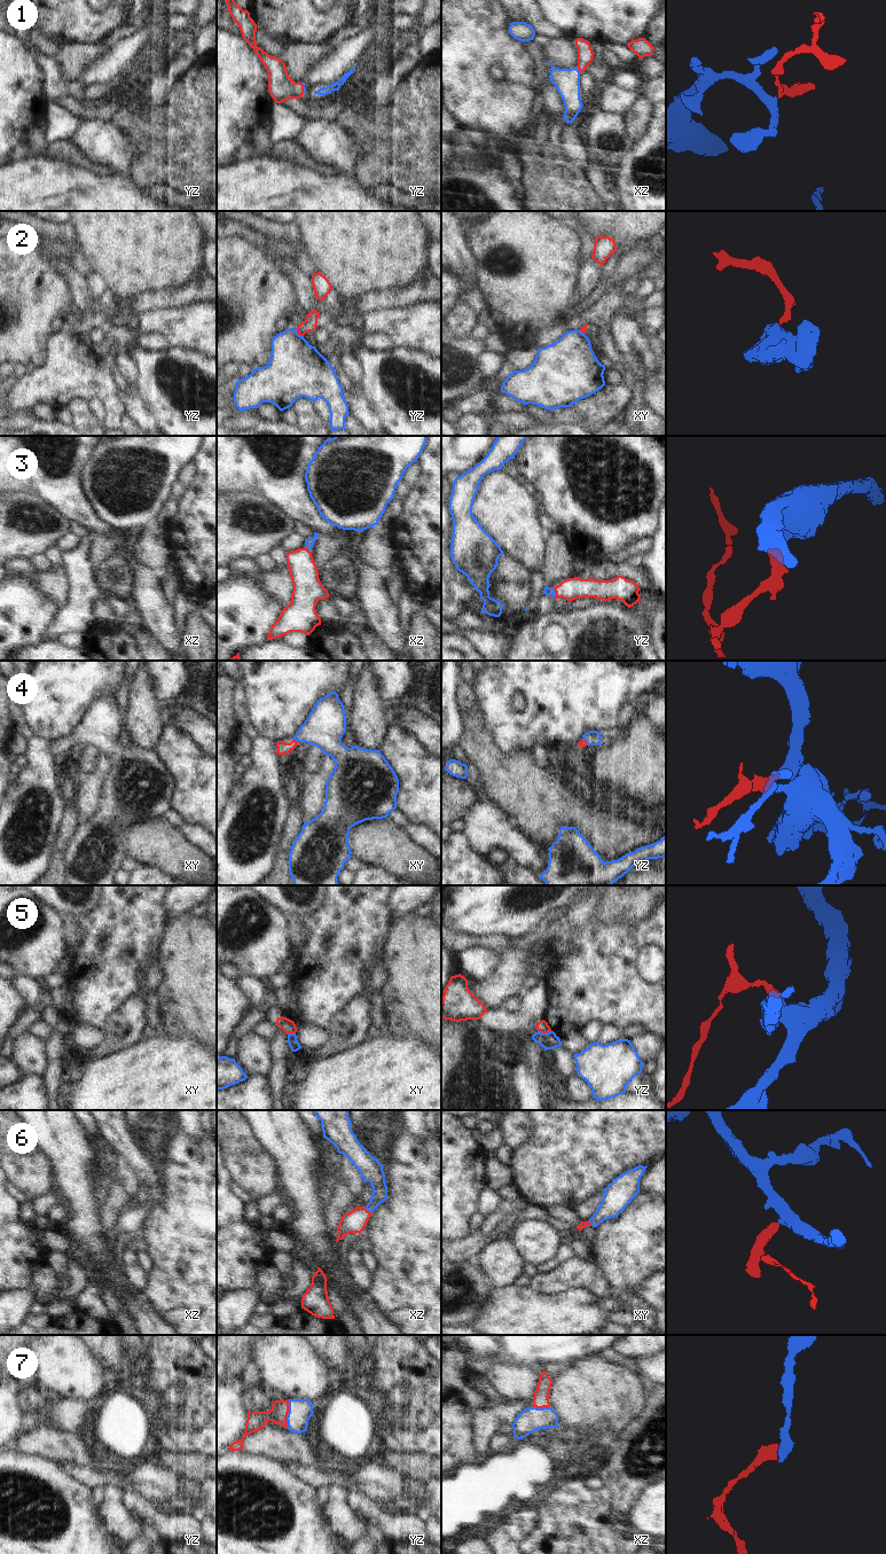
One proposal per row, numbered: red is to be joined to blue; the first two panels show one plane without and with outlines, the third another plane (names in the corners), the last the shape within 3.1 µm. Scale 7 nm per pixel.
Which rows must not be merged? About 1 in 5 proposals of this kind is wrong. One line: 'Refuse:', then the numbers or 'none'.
Refuse: 2, 5

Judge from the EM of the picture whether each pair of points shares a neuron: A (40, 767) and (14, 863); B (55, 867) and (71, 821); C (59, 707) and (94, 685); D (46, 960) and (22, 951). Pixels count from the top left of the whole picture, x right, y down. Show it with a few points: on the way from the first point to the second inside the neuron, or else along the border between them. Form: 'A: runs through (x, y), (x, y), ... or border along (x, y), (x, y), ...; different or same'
A: runs through (36, 791), (33, 810), (20, 828), (20, 838); same
B: runs through (56, 856), (65, 833); same
C: runs through (68, 697), (80, 685), (85, 685); same
D: runs through (40, 954), (37, 951), (28, 951); same

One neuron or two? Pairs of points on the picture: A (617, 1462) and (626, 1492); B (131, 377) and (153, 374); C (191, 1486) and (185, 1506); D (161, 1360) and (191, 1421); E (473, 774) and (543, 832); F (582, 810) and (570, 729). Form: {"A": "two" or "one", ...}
{"A": "one", "B": "two", "C": "two", "D": "one", "E": "two", "F": "two"}

